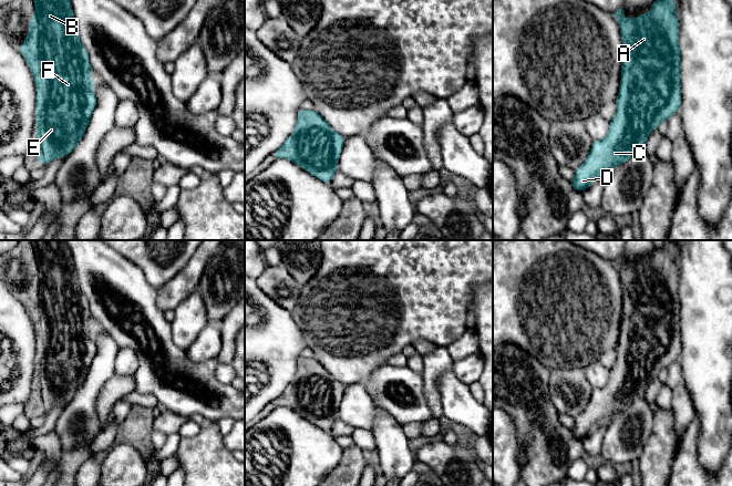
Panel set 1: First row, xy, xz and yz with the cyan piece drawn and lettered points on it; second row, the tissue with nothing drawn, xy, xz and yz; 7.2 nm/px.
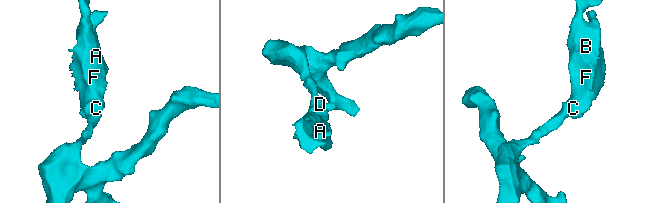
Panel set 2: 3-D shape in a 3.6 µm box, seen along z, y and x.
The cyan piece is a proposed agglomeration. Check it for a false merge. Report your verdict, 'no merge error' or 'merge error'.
no merge error

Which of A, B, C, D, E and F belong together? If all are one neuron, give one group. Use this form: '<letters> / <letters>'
A B C D E F

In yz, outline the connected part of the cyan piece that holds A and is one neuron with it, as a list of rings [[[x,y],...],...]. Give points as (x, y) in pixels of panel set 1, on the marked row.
[[[653,0],[648,14],[626,19],[621,14],[622,7],[614,13],[620,27],[623,49],[617,112],[609,122],[607,136],[602,141],[592,141],[588,158],[575,169],[575,177],[569,180],[574,189],[586,190],[598,176],[629,161],[637,151],[645,149],[649,132],[679,111],[681,54],[676,7],[676,0]]]

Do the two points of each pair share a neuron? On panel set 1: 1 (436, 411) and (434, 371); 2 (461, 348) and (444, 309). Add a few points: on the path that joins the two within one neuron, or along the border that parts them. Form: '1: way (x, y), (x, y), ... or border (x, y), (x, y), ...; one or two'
1: way (434, 401), (432, 381); one
2: border (468, 328), (446, 347); two

